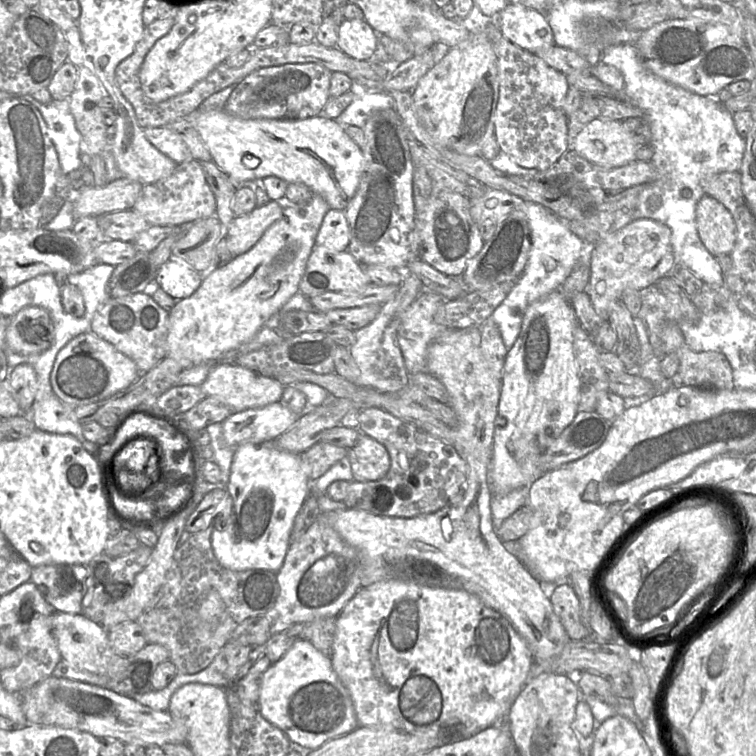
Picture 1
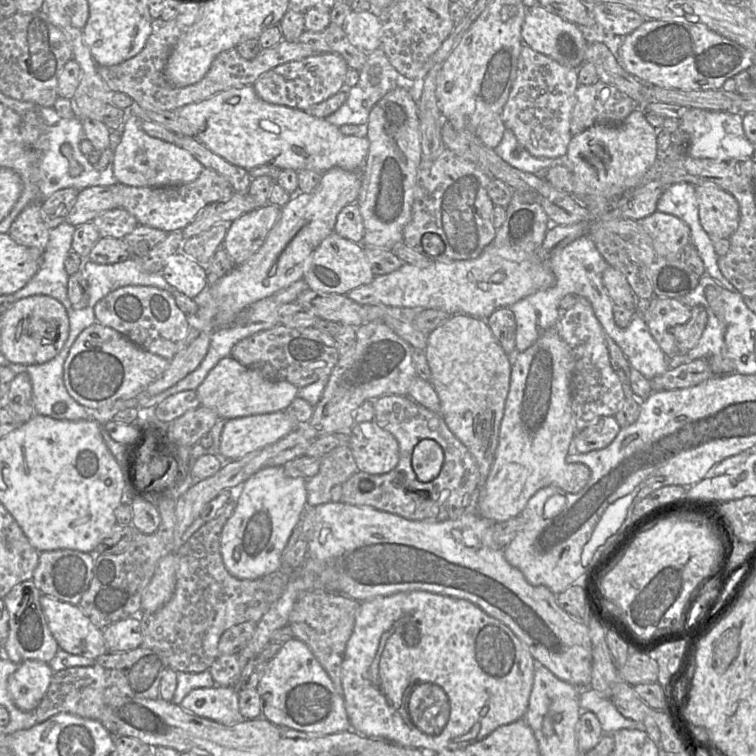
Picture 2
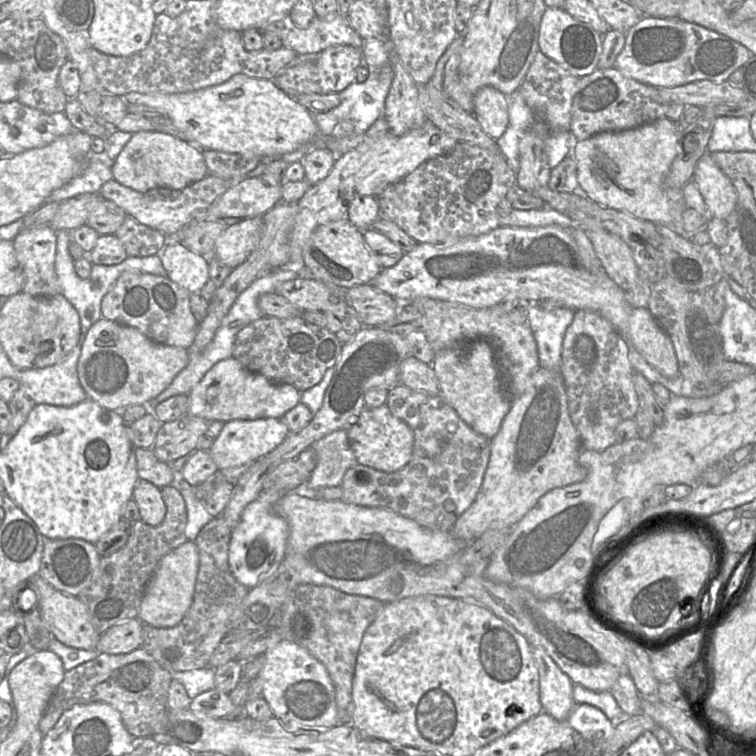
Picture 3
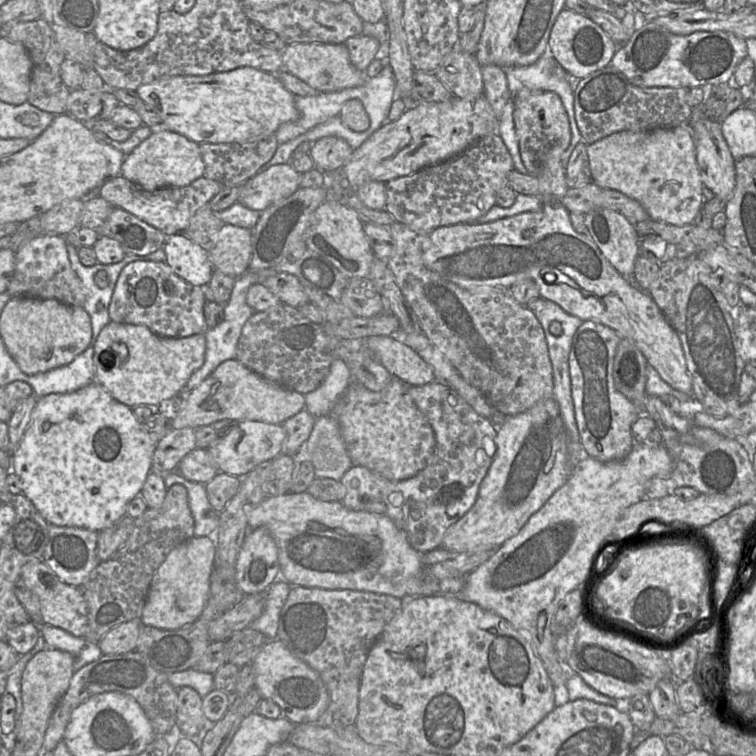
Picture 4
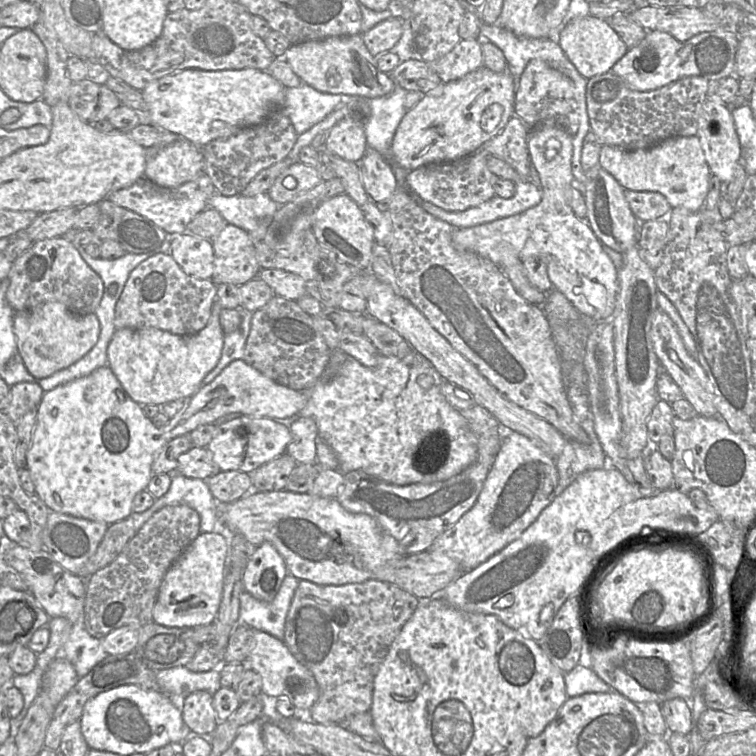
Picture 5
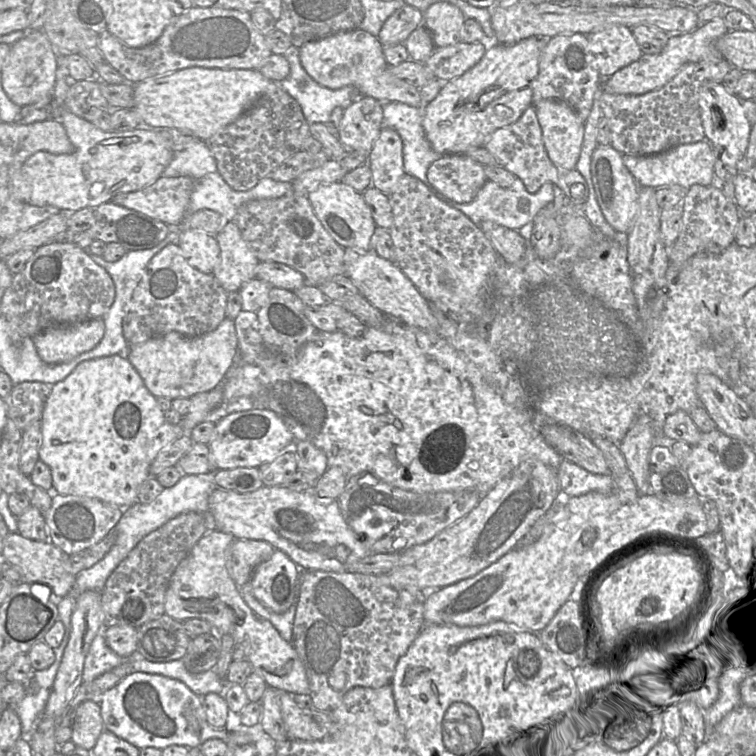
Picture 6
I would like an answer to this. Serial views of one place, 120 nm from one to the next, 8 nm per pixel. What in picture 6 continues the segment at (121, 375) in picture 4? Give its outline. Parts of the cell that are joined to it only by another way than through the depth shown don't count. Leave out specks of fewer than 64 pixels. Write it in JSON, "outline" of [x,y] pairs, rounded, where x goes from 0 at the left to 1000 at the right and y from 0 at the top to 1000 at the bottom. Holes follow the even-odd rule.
{"outline":[[[299,418],[290,431],[276,440],[246,444],[228,438],[190,454],[171,458],[169,466],[164,468],[205,526],[218,525],[229,529],[253,526],[292,509],[311,479],[313,459],[310,423]]]}

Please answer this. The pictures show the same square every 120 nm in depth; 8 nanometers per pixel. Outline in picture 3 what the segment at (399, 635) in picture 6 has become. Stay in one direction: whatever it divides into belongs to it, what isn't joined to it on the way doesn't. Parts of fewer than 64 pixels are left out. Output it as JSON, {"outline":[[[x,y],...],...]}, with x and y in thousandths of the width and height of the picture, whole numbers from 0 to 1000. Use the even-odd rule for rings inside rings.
{"outline":[[[397,772],[372,804],[376,847],[399,854],[431,882],[443,909],[450,958],[464,956],[467,897],[476,853],[484,832],[508,800],[503,794],[458,786],[438,775]]]}

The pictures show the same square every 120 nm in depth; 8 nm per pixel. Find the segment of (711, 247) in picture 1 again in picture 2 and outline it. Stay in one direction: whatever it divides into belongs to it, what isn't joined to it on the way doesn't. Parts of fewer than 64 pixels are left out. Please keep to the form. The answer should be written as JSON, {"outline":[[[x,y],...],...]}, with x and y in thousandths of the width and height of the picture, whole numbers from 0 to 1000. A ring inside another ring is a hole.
{"outline":[[[944,242],[919,246],[927,299],[940,317],[966,315],[976,300],[978,270]]]}

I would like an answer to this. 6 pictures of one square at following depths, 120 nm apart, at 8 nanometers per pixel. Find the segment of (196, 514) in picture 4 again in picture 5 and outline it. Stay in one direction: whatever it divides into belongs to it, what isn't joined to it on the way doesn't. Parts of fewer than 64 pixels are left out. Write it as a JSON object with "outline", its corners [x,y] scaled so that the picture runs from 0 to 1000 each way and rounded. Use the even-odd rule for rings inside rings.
{"outline":[[[226,627],[225,644],[214,657],[206,660],[193,676],[175,677],[165,685],[172,700],[172,713],[205,677],[229,668],[246,668],[257,673],[265,684],[265,705],[282,704],[290,685],[290,665],[282,659],[274,639],[266,634]]]}

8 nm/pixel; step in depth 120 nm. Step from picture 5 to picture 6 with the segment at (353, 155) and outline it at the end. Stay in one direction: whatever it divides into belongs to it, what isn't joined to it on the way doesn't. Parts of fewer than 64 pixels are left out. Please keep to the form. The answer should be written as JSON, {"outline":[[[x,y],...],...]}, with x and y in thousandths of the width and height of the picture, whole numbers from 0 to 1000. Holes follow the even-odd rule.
{"outline":[[[476,127],[456,142],[446,180],[459,198],[489,201],[505,172],[507,135]]]}

